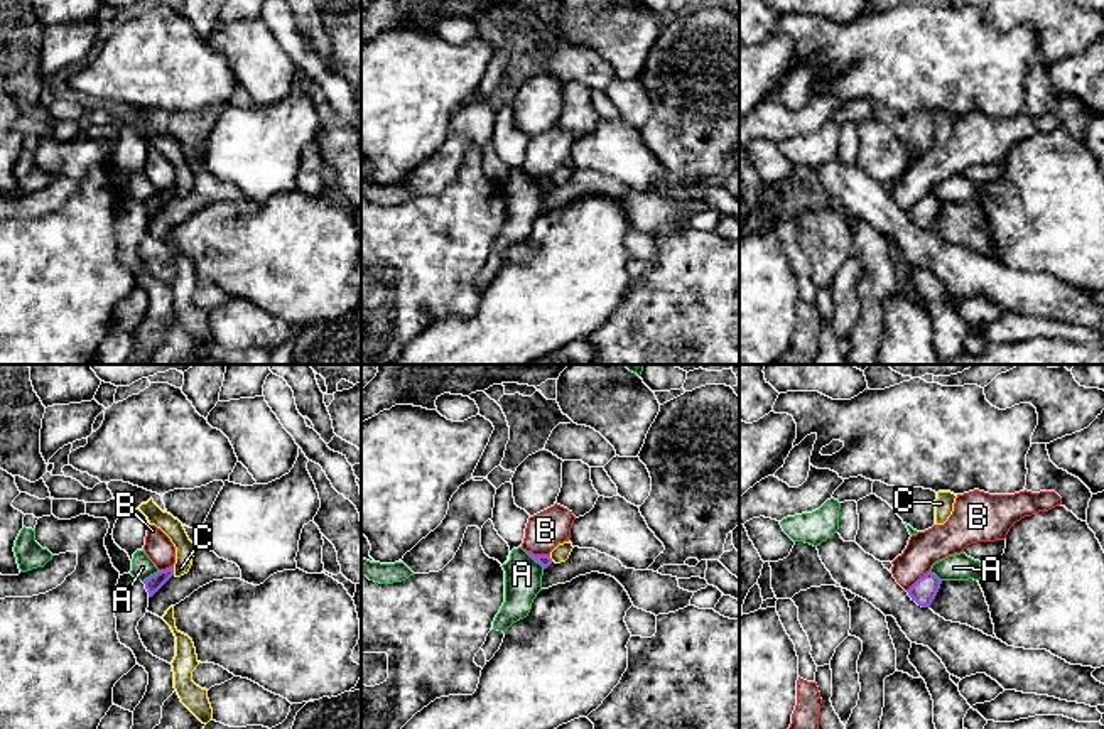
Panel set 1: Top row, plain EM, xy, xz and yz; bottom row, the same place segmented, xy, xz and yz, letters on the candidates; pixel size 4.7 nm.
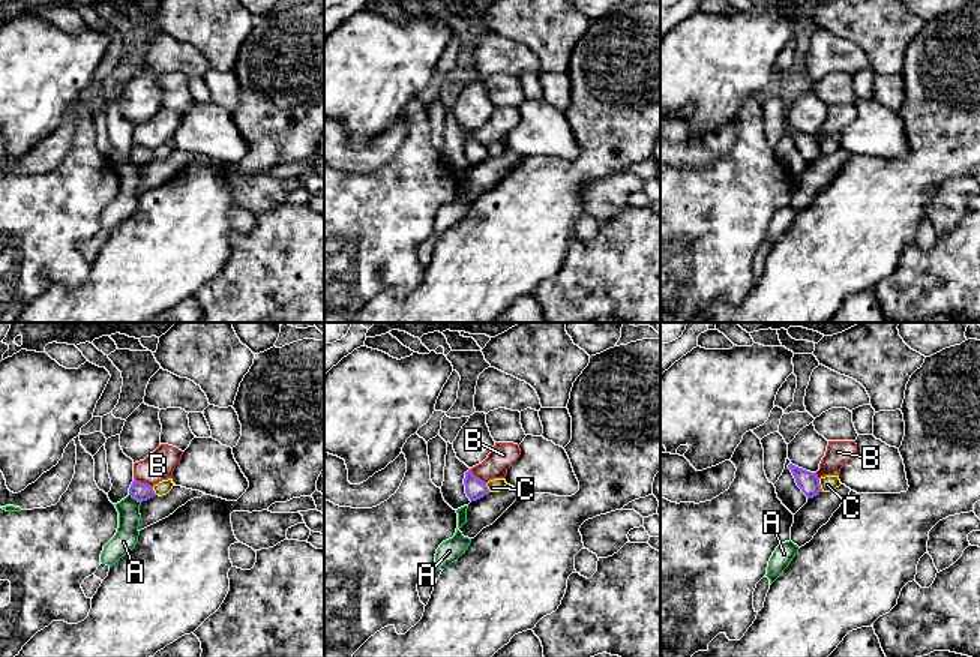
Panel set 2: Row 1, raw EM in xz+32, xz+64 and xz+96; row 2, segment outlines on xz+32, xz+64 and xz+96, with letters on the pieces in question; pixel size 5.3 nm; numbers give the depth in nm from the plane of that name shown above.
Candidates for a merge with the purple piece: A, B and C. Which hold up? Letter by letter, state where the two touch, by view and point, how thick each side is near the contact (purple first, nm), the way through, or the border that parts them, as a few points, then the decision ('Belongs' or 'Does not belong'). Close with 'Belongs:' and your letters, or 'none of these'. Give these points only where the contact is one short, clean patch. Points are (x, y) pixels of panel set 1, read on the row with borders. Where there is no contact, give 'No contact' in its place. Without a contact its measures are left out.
A: Touches purple at xz (534, 559). Thickness 60 nm (purple) against 180 nm. Boundary: xz (524, 550), (544, 567). Does not belong
B: Touches purple at xz (537, 556). Thickness 60 nm (purple) against 180 nm. Boundary: xz (525, 549), (534, 554), (549, 556). Does not belong
C: Touches purple at xy (173, 571). Thickness 80 nm (purple) against 100 nm. Boundary: xy (173, 567), (174, 574). Does not belong
Belongs: none of these

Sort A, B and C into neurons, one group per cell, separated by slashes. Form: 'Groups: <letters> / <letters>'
Groups: A / B / C

